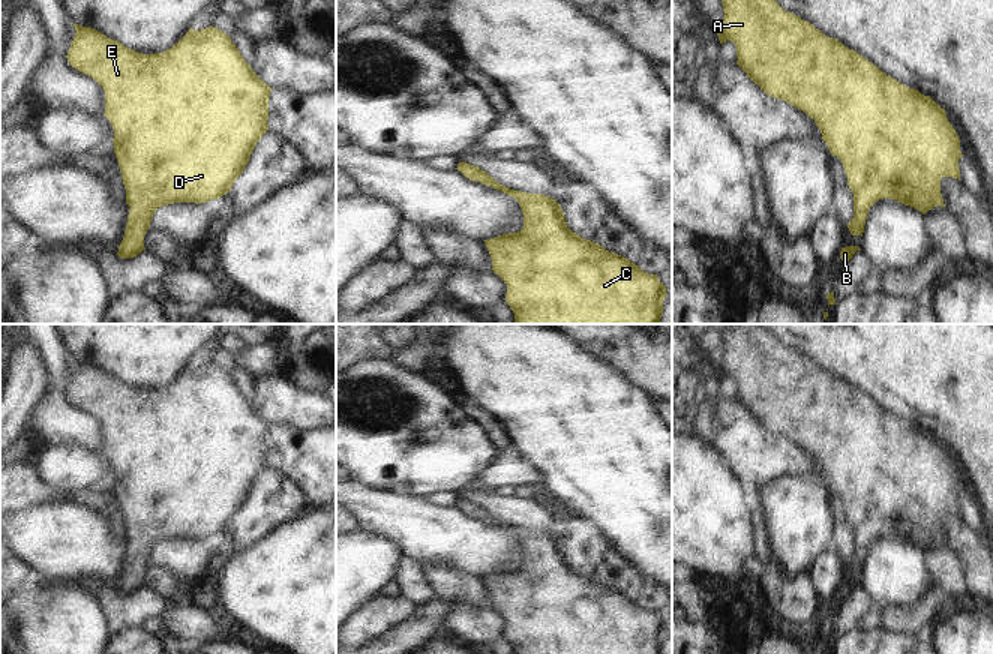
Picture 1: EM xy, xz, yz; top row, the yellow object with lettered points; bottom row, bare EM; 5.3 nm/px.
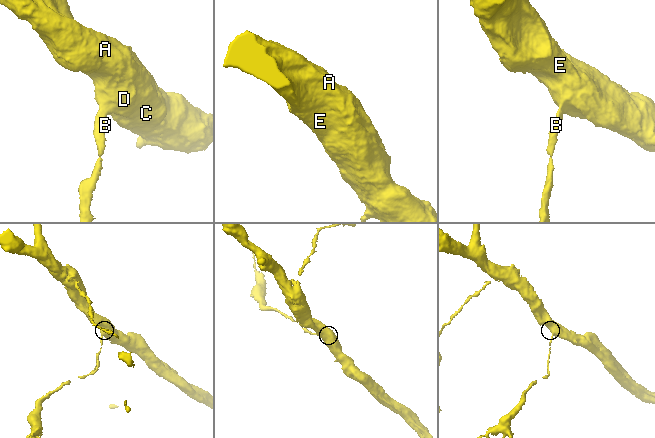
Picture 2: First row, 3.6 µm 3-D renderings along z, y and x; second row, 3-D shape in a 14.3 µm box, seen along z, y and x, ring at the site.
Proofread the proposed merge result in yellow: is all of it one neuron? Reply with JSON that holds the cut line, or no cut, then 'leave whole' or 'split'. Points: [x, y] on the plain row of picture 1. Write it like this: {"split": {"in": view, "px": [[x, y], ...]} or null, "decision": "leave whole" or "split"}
{"split": null, "decision": "leave whole"}

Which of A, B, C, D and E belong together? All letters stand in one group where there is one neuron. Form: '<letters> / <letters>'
A B C D E

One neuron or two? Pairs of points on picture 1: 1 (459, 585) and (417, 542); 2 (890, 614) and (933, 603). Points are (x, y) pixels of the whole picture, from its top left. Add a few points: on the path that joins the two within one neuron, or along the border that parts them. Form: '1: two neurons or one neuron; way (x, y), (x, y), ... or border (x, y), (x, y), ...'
1: two neurons; border (423, 563), (444, 561), (471, 575)
2: one neuron; way (900, 614), (920, 614), (923, 611)

